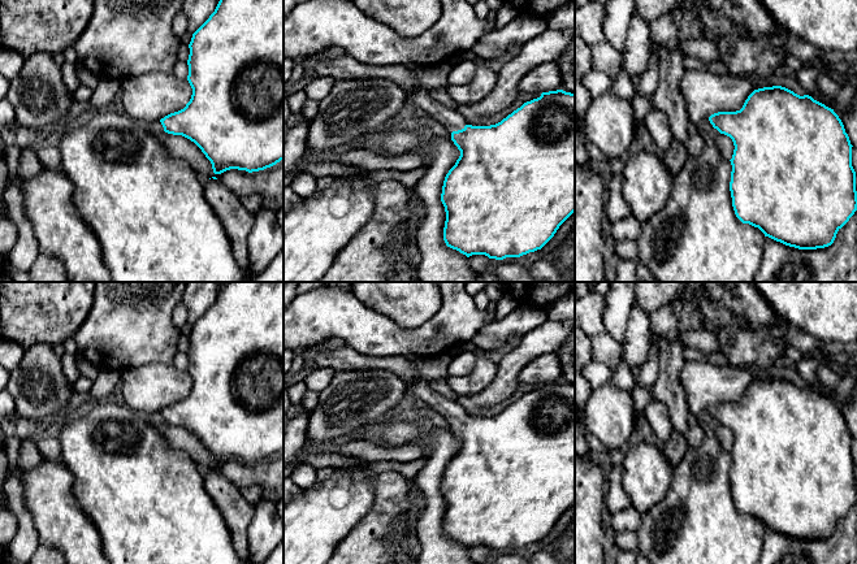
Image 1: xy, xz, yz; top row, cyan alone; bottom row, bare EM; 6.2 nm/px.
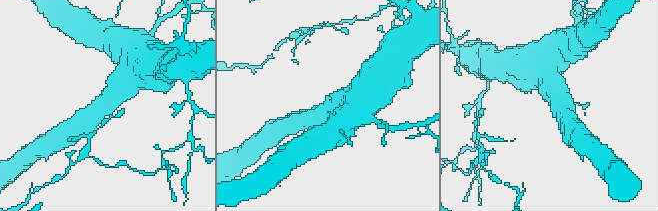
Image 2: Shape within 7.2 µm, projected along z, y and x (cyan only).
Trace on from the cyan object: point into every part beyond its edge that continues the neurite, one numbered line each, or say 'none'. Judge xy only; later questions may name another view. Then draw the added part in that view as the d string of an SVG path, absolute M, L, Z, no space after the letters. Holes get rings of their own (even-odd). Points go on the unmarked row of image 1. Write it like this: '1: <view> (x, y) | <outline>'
none

